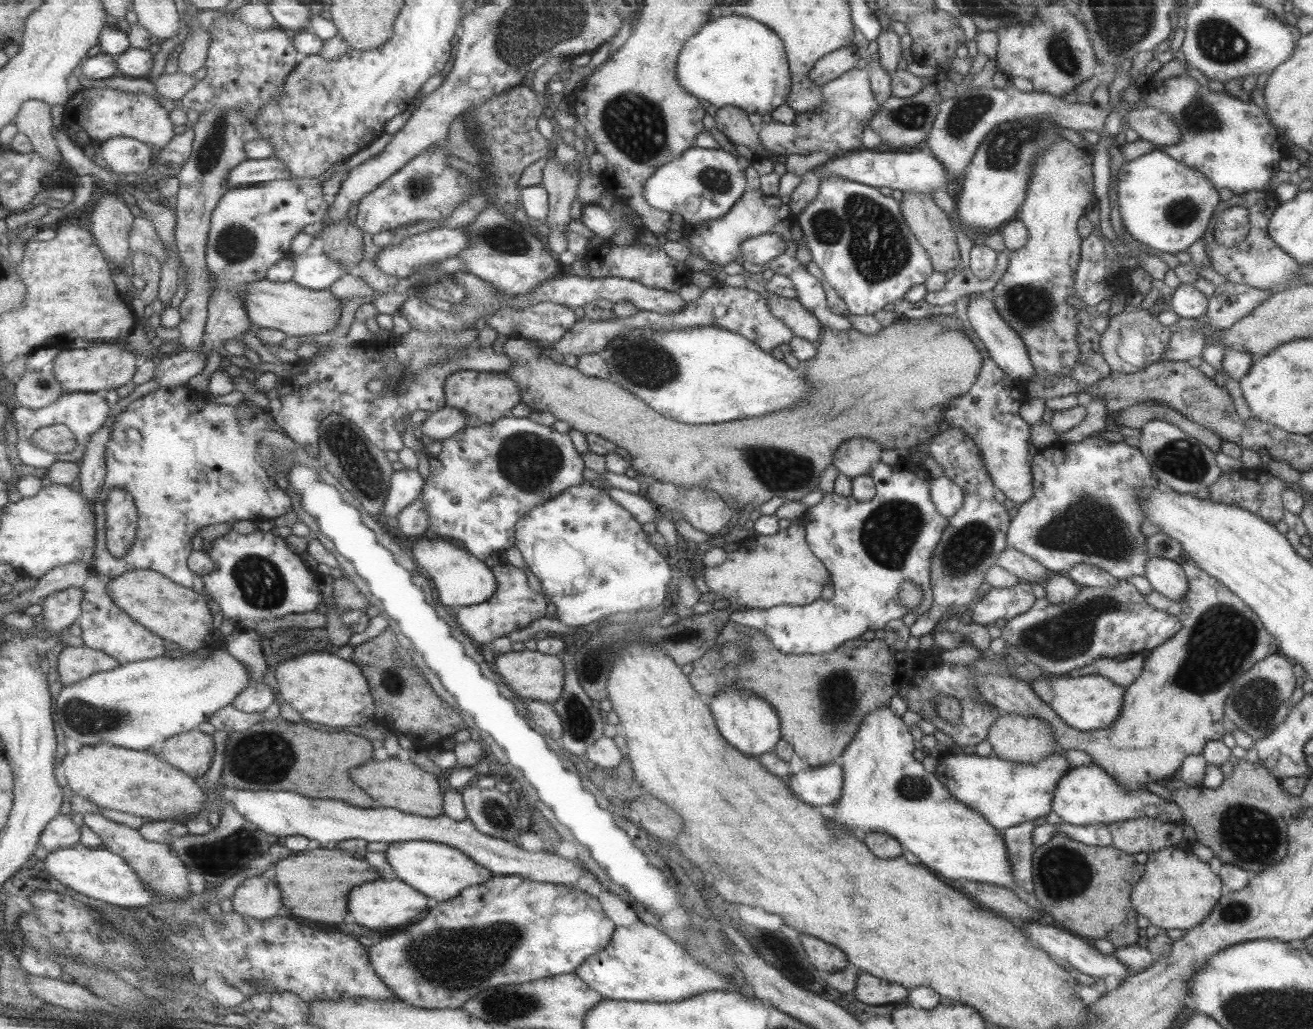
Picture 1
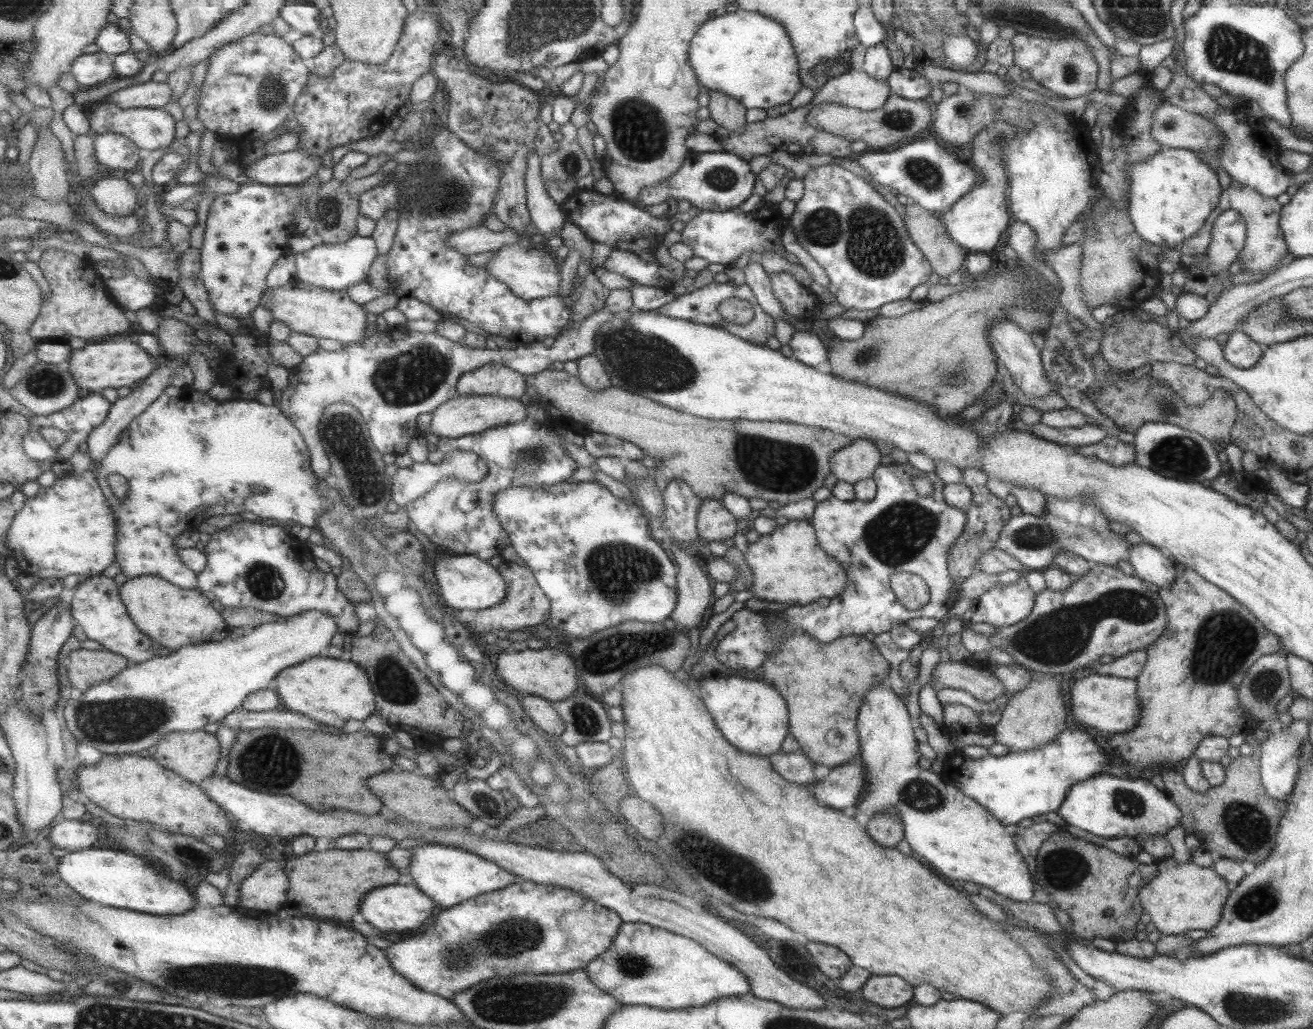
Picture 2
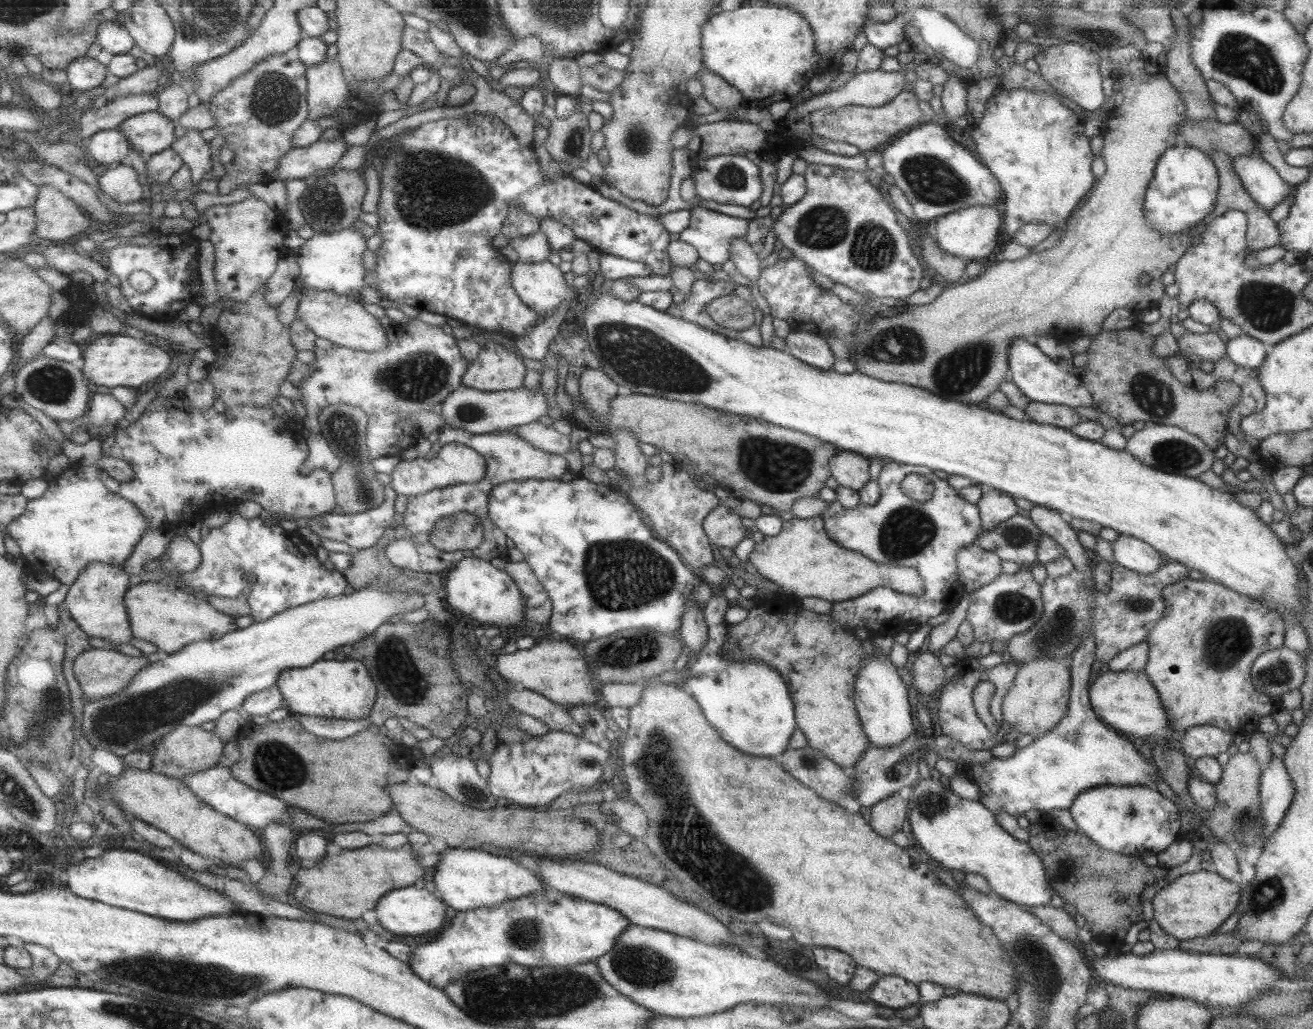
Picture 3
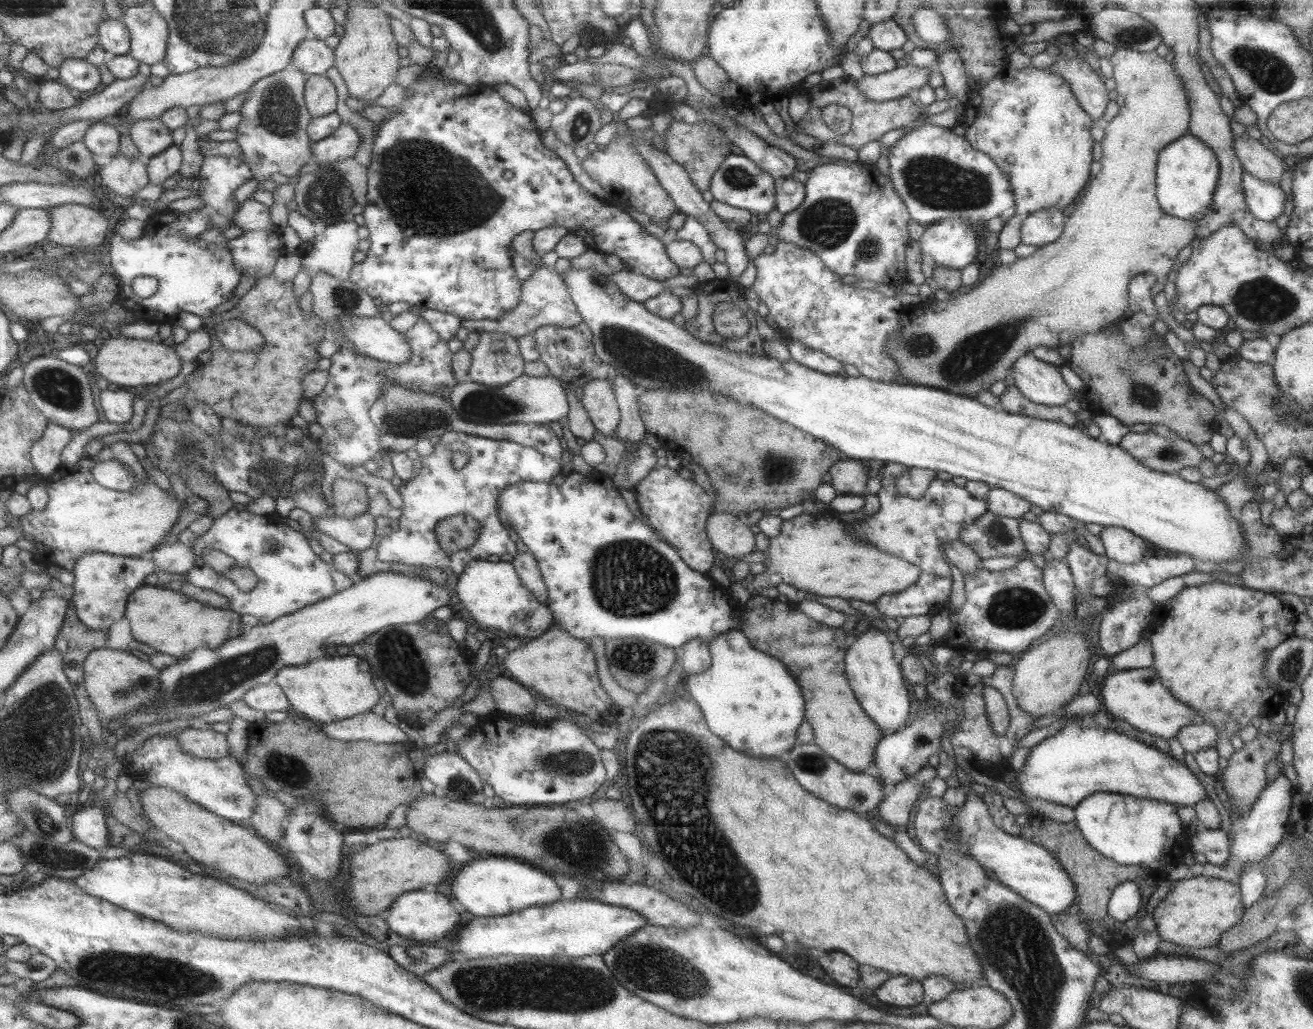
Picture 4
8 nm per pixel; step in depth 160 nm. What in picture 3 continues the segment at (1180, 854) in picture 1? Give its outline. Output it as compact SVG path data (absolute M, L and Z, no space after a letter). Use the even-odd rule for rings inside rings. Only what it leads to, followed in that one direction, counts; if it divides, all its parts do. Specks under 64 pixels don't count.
M1198 868L1192 873L1177 876L1154 894L1151 898L1152 918L1173 938L1187 940L1211 935L1234 912L1240 888L1241 886L1223 879L1216 872Z

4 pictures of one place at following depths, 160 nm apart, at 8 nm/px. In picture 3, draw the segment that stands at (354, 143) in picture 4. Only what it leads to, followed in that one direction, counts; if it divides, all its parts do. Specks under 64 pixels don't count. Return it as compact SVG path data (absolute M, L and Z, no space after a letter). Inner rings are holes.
M344 137L335 141L319 141L301 148L295 146L280 158L276 178L290 181L321 174L337 166L347 150L349 146Z

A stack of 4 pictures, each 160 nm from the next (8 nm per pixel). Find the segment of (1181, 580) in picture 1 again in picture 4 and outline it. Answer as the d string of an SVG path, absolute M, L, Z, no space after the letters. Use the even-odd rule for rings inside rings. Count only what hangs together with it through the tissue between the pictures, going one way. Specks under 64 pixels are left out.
M1103 526L1098 536L1108 560L1119 564L1135 564L1145 556L1145 542L1124 528Z

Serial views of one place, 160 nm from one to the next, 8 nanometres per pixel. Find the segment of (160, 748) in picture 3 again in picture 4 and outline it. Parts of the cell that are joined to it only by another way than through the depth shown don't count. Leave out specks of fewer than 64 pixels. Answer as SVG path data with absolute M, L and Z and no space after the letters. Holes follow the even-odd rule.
M188 726L178 731L177 735L181 749L193 757L218 760L231 754L228 736L213 729L193 729Z

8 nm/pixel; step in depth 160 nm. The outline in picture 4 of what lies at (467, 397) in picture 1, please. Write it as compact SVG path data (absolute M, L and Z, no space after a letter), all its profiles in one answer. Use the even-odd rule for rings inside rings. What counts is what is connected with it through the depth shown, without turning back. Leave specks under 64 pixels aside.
M481 333L478 344L471 350L471 362L468 375L471 381L485 386L503 386L524 371L524 360L518 351L517 340L501 333Z

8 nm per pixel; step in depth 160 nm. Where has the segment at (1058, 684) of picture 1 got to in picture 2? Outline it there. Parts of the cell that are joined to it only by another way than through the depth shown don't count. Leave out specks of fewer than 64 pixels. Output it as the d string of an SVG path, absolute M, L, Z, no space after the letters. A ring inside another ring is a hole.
M1095 672L1087 677L1071 679L1069 684L1069 714L1081 727L1101 735L1128 731L1138 719L1136 681L1116 676L1101 675Z

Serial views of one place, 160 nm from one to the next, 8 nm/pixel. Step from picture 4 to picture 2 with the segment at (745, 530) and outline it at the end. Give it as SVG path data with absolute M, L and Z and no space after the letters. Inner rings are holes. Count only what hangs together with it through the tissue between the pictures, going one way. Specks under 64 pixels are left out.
M702 499L696 512L698 536L705 541L722 541L741 530L741 523L723 507L721 500Z

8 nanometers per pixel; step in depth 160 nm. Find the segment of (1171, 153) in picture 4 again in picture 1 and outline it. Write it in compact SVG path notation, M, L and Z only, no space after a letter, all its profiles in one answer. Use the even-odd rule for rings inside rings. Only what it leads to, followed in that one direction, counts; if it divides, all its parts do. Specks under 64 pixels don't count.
M1156 148L1123 162L1116 180L1116 203L1124 232L1143 246L1167 254L1185 251L1201 238L1220 201L1213 185L1200 172L1187 168Z

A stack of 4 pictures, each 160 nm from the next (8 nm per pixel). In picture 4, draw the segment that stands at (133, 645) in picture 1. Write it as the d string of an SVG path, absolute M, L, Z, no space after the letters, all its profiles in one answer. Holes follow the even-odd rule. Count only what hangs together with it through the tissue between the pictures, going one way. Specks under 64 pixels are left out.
M89 552L77 561L71 602L85 626L91 630L109 630L113 624L126 618L130 596L143 585L149 574L157 570L157 563L149 556L127 557Z

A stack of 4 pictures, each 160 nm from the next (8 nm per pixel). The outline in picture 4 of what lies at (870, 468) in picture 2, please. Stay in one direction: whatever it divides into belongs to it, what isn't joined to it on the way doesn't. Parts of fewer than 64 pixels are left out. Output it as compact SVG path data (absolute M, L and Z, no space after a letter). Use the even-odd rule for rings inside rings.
M838 460L829 466L830 485L839 495L861 495L867 482L865 468L859 460Z

